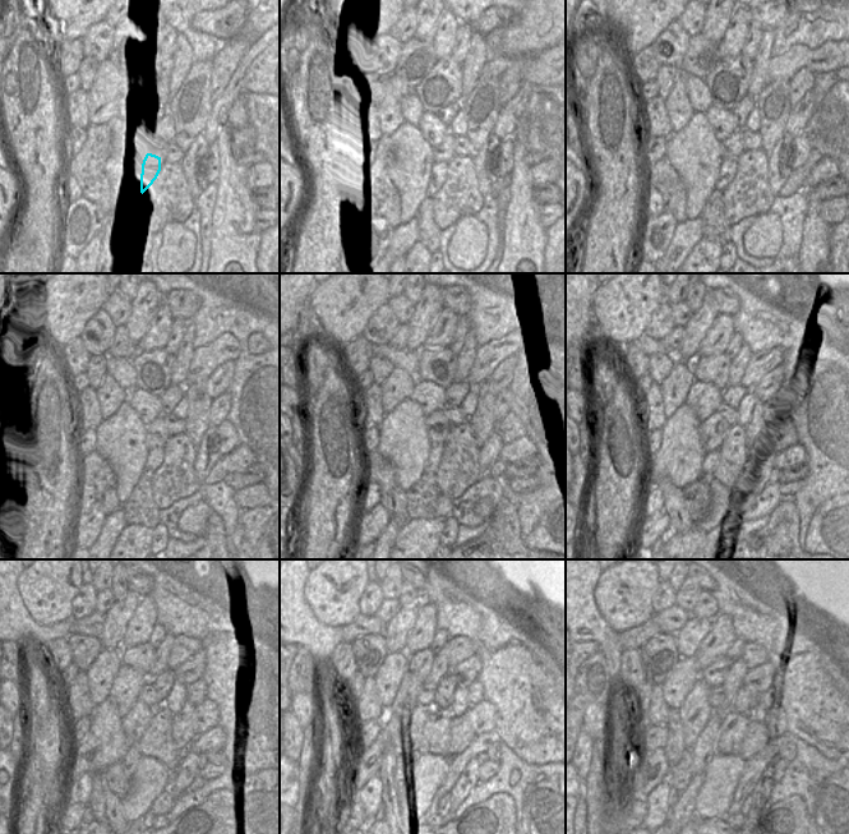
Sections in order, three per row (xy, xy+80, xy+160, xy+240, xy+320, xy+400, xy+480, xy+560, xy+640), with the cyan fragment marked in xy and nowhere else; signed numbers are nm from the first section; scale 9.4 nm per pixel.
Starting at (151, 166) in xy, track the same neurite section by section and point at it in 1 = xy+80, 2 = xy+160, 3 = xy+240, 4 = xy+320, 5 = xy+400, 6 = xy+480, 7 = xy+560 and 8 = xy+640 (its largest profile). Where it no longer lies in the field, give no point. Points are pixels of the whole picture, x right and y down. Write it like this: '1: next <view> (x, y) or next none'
1: next xy+80 (438, 176)
2: next xy+160 (727, 173)
3: next xy+240 (155, 457)
4: next xy+320 (429, 471)
5: next xy+400 (706, 475)
6: next xy+480 (130, 760)
7: next xy+560 (414, 764)
8: next xy+640 (682, 812)

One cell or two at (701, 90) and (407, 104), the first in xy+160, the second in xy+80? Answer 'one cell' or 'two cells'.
one cell

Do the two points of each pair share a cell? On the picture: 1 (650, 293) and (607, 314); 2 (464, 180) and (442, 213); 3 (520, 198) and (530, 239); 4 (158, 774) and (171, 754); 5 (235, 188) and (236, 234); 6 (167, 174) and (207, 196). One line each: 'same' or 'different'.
1: same
2: same
3: same
4: different
5: same
6: different

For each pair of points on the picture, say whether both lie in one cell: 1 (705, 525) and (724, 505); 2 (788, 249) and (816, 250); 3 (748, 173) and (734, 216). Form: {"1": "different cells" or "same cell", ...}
{"1": "same cell", "2": "different cells", "3": "same cell"}

